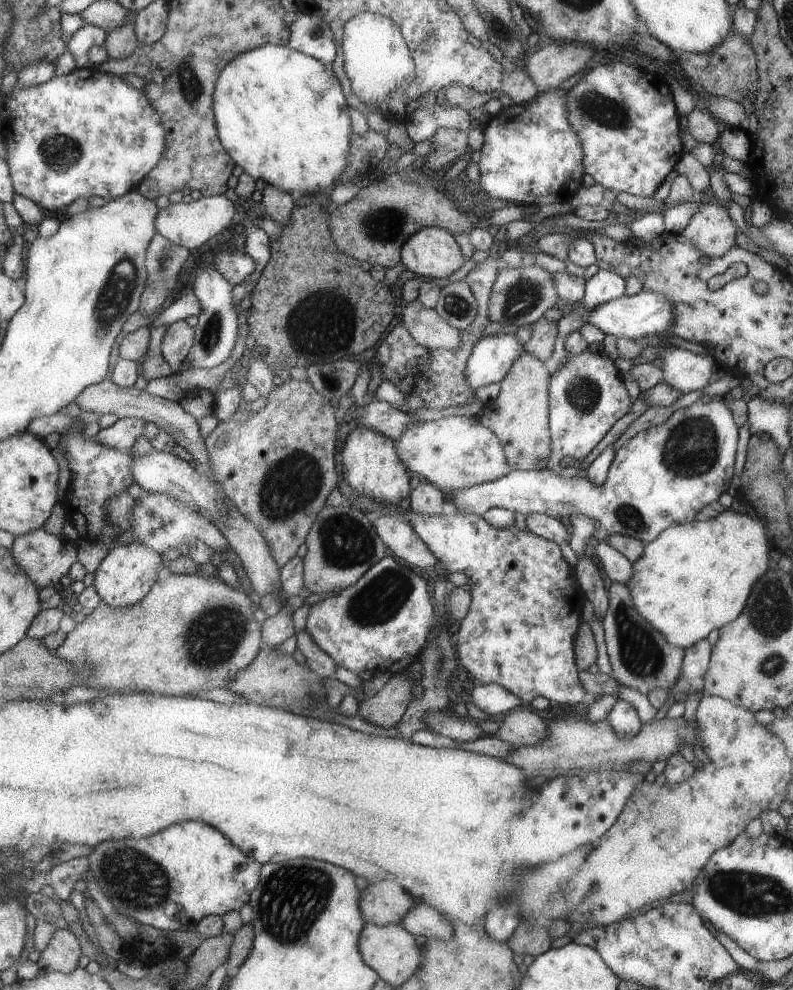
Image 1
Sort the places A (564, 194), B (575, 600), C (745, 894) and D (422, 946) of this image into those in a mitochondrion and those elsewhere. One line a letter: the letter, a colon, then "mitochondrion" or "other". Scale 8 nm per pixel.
A: other
B: other
C: mitochondrion
D: other

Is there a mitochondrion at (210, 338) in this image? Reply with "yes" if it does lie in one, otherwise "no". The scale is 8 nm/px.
yes

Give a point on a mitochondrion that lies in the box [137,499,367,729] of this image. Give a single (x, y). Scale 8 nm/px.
(213, 636)

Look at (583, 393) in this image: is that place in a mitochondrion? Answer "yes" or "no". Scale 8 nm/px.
yes

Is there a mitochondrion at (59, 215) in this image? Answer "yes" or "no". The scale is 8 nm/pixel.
no

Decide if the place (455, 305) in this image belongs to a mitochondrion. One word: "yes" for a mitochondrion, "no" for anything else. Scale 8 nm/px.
yes

